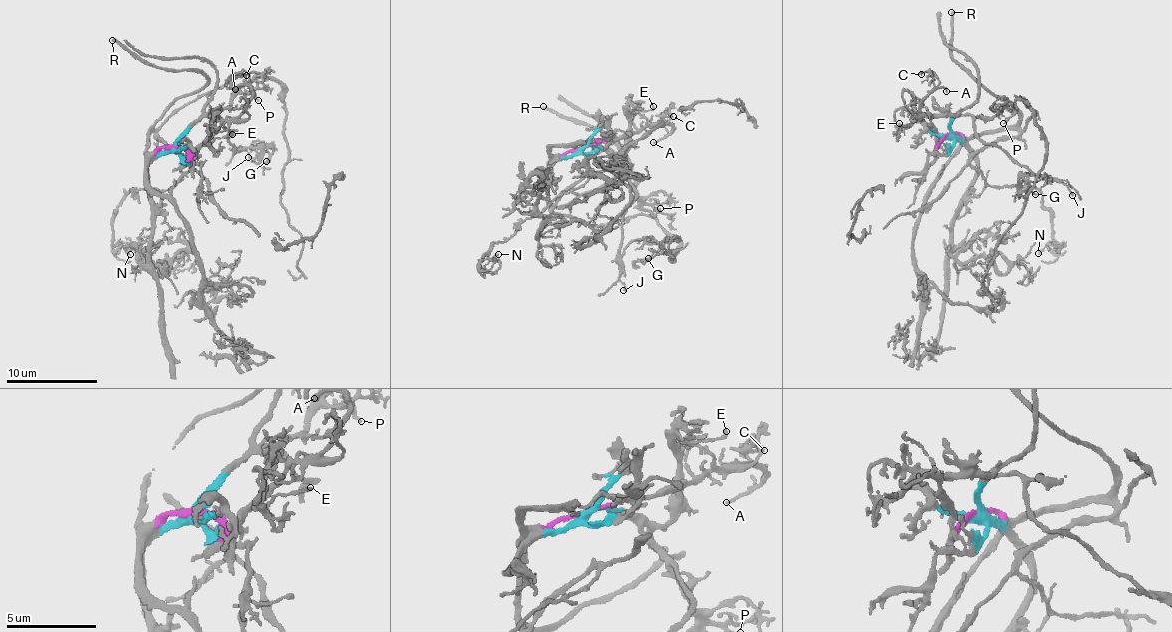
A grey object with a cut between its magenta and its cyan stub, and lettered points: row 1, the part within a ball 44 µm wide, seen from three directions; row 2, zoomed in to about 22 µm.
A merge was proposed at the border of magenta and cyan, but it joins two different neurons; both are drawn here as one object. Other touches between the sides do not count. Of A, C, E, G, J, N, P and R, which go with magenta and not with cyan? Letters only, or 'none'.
A, C, N, R

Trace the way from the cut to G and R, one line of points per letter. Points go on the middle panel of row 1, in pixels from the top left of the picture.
G: (582, 146), (591, 144), (626, 174), (634, 200), (623, 216), (622, 244), (659, 241), (648, 258)
R: (582, 146), (551, 162), (548, 194), (557, 206), (601, 189), (620, 170), (621, 157), (608, 136), (542, 107)

